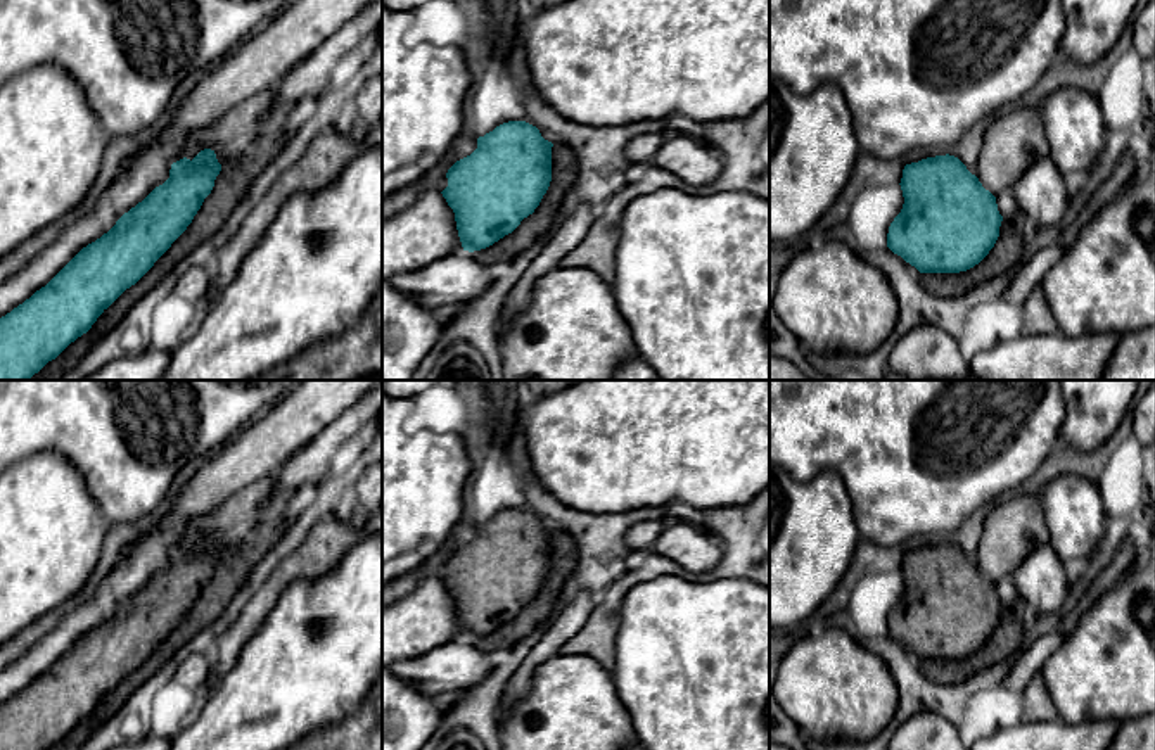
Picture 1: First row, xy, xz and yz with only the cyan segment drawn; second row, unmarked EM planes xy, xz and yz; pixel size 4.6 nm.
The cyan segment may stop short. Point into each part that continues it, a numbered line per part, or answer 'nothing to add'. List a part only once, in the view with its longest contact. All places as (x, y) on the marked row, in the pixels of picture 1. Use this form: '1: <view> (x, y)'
nothing to add

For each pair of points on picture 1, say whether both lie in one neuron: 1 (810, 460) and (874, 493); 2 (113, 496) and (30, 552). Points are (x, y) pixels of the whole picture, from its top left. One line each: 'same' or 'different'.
1: same
2: different

